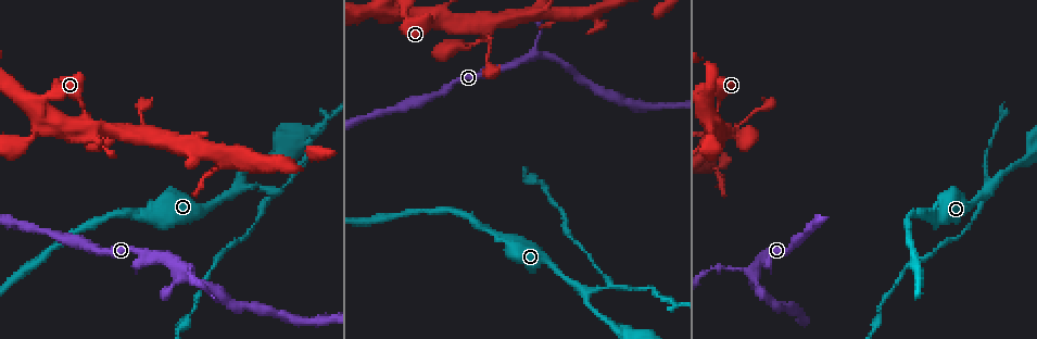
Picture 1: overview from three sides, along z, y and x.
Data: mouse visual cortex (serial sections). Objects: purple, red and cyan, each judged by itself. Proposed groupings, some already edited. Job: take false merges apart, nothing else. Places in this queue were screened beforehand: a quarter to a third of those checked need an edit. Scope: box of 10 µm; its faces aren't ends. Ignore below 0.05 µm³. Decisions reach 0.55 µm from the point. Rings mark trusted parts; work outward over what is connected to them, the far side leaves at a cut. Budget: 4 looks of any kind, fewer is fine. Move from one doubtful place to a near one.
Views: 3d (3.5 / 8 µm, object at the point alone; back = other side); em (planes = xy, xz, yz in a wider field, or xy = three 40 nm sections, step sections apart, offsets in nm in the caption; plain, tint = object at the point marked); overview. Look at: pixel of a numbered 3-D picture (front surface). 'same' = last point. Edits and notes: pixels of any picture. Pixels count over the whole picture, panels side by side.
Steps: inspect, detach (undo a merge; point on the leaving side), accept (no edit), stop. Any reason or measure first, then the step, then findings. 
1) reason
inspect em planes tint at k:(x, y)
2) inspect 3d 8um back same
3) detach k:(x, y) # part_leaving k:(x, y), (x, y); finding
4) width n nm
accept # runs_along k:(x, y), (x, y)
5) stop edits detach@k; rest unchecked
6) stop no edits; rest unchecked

side arm on a straight run
inspect 3d 3.5um at 1:(179, 272)

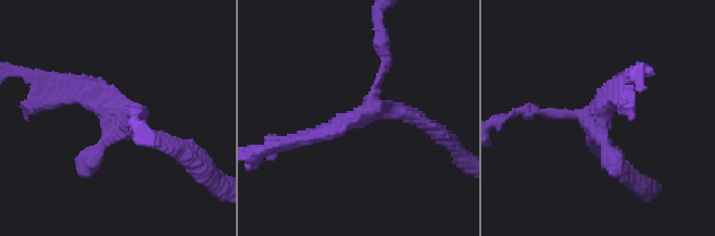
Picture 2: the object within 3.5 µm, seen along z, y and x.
inspect em xy step 2 tint at 2:(353, 119)

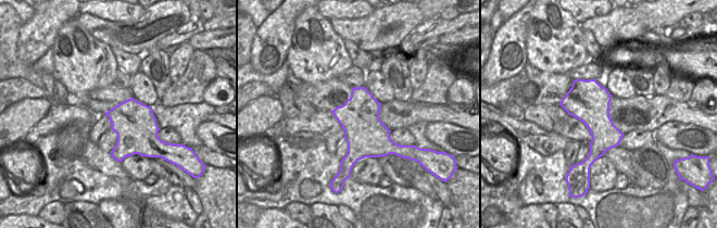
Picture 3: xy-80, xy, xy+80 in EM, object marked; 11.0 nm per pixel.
width 460 nm
accept # runs_along 2:(51, 91), (171, 146); one cell here

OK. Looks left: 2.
inspect 3d 3.5um back at 1:(614, 285)

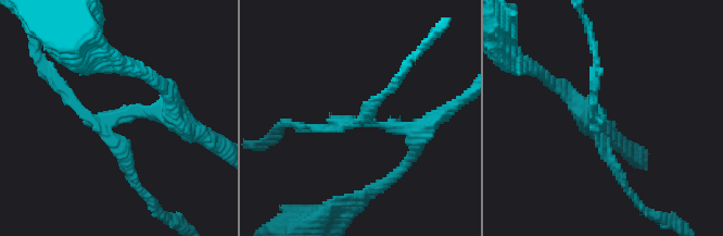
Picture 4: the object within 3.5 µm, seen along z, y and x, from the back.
arms 3; arm_widths 150, 150, 250 nm
inspect em xy step 1 tint at 4:(116, 119)

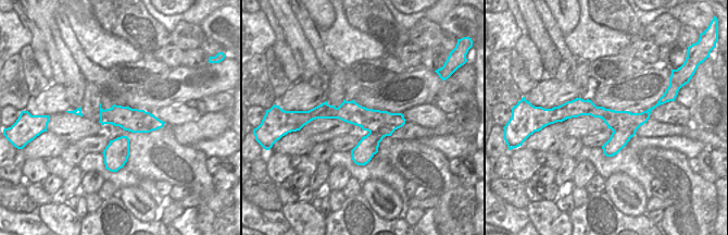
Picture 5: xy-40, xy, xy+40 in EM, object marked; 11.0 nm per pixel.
detach 4:(123, 164) # border 5:(613, 131), (630, 128), (634, 135); two cells meet here

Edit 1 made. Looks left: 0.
stop edits detach@4; rest unchecked

